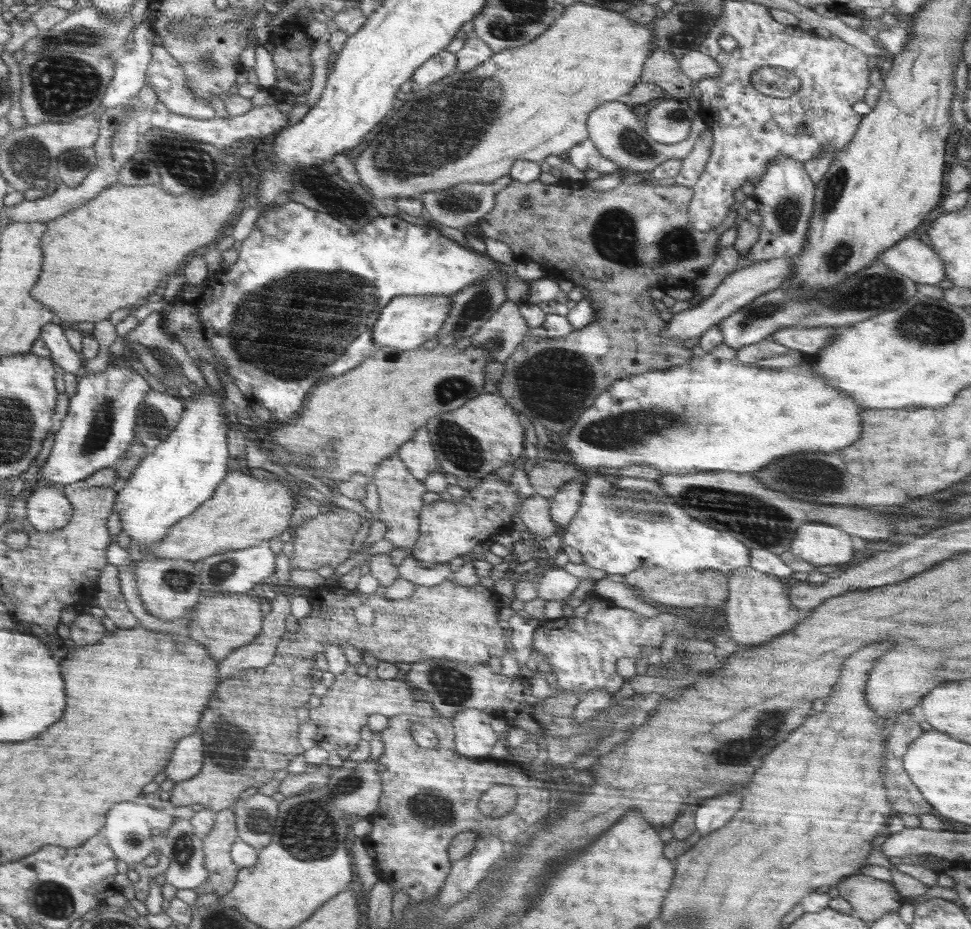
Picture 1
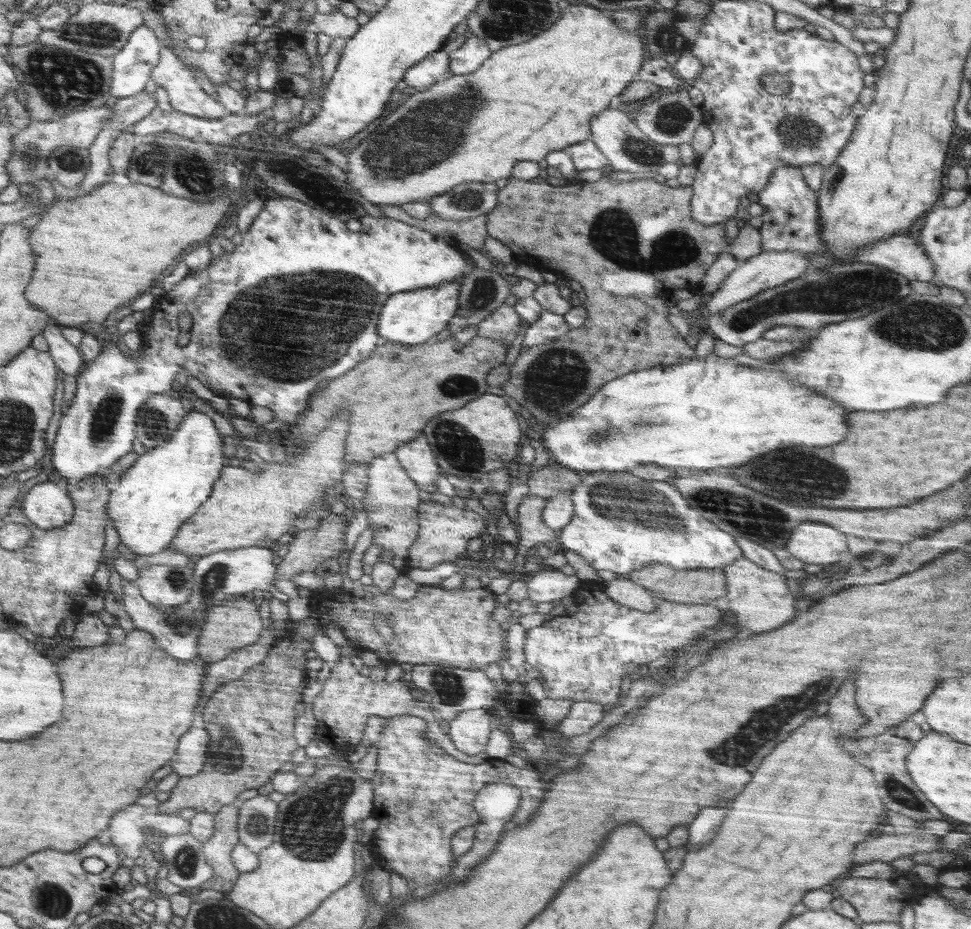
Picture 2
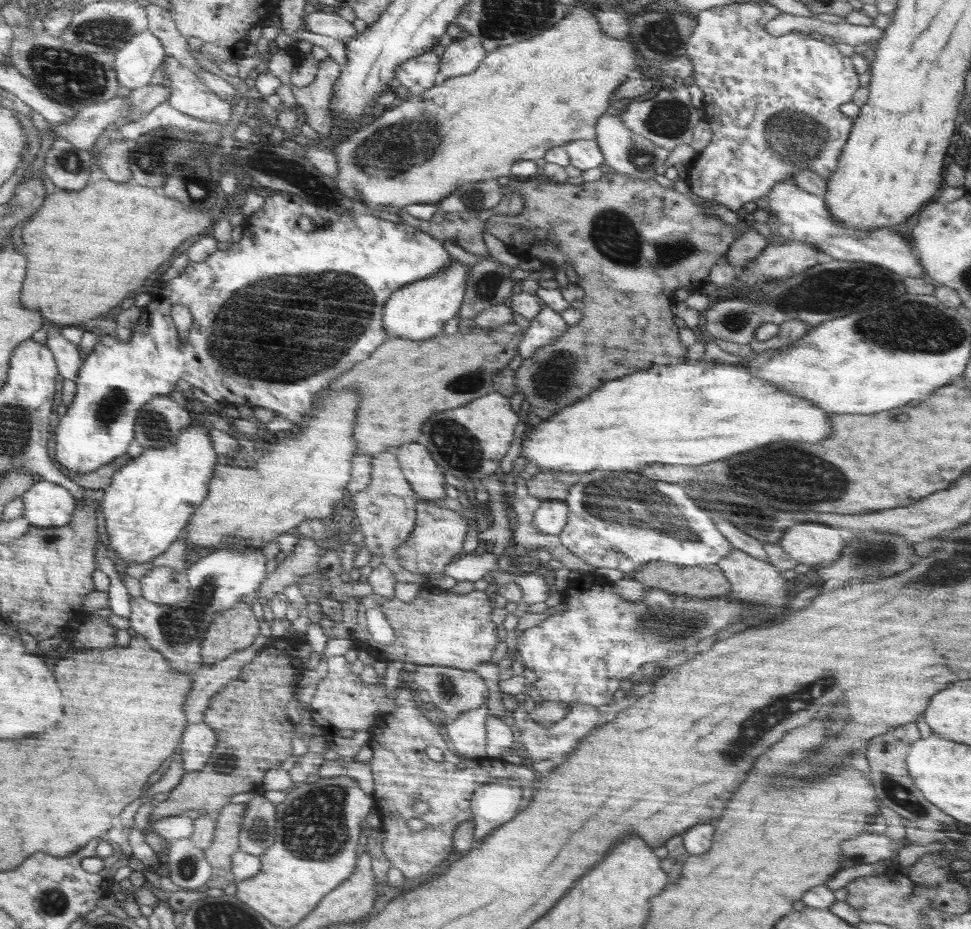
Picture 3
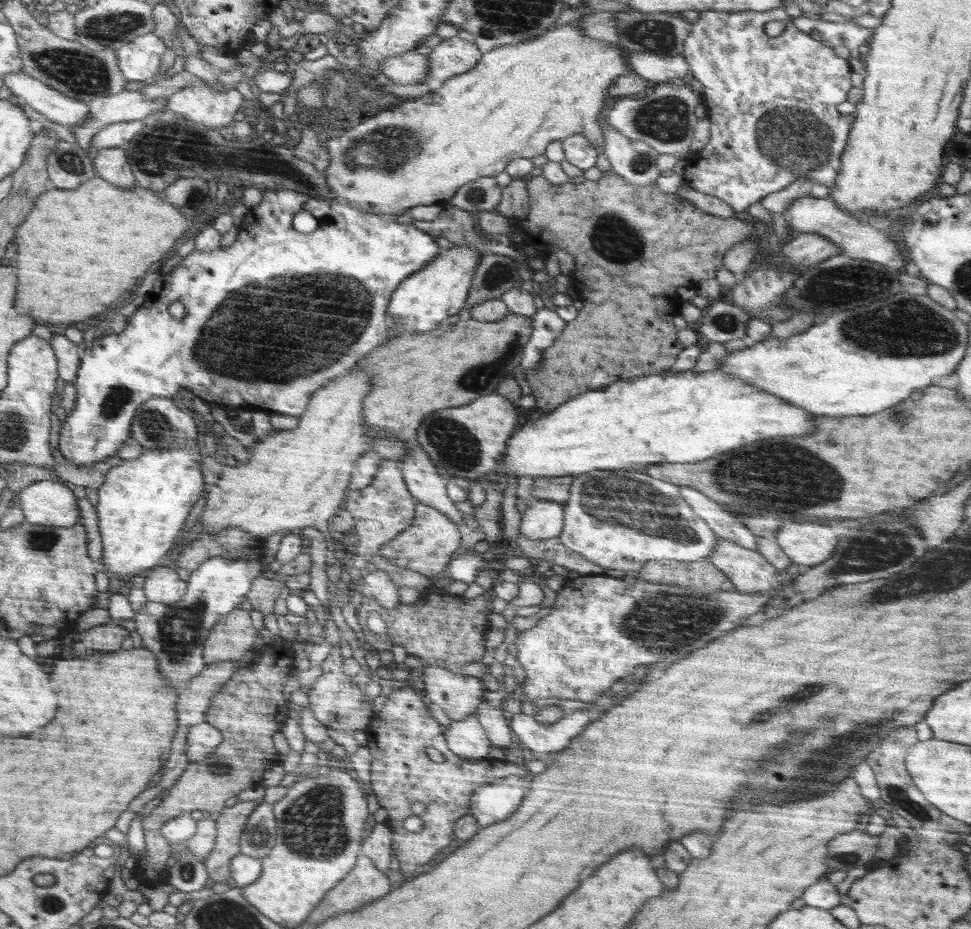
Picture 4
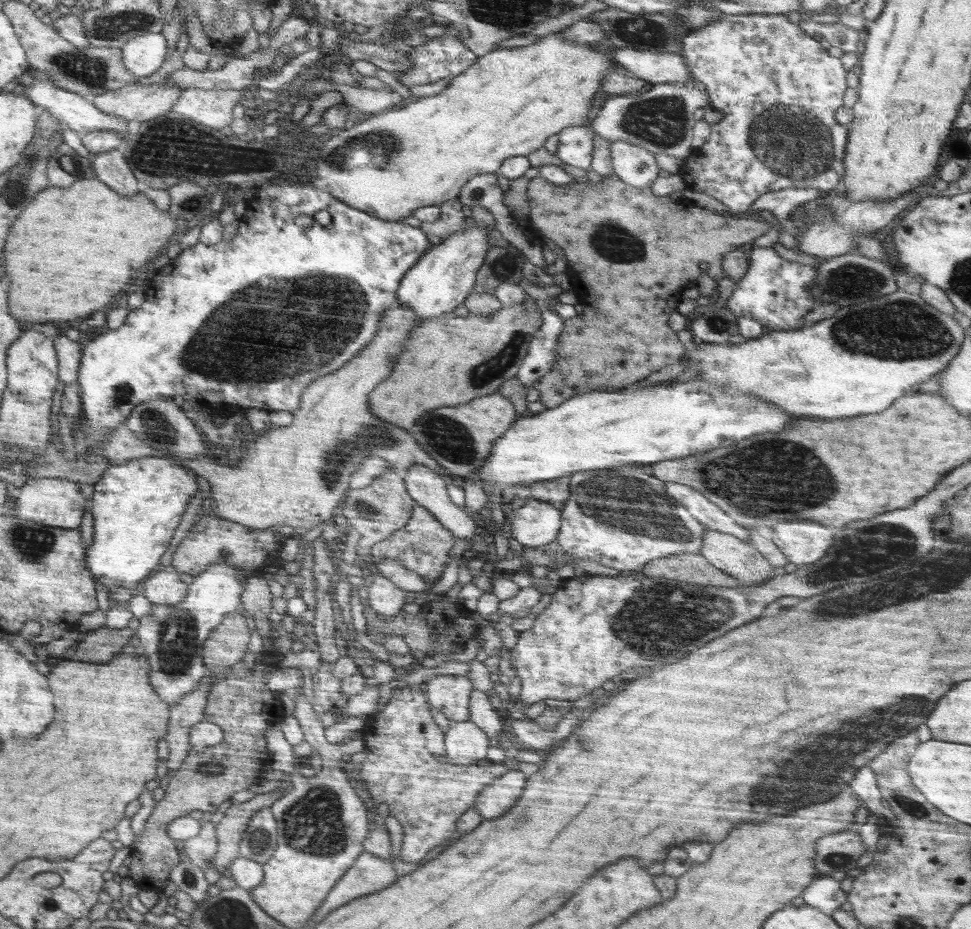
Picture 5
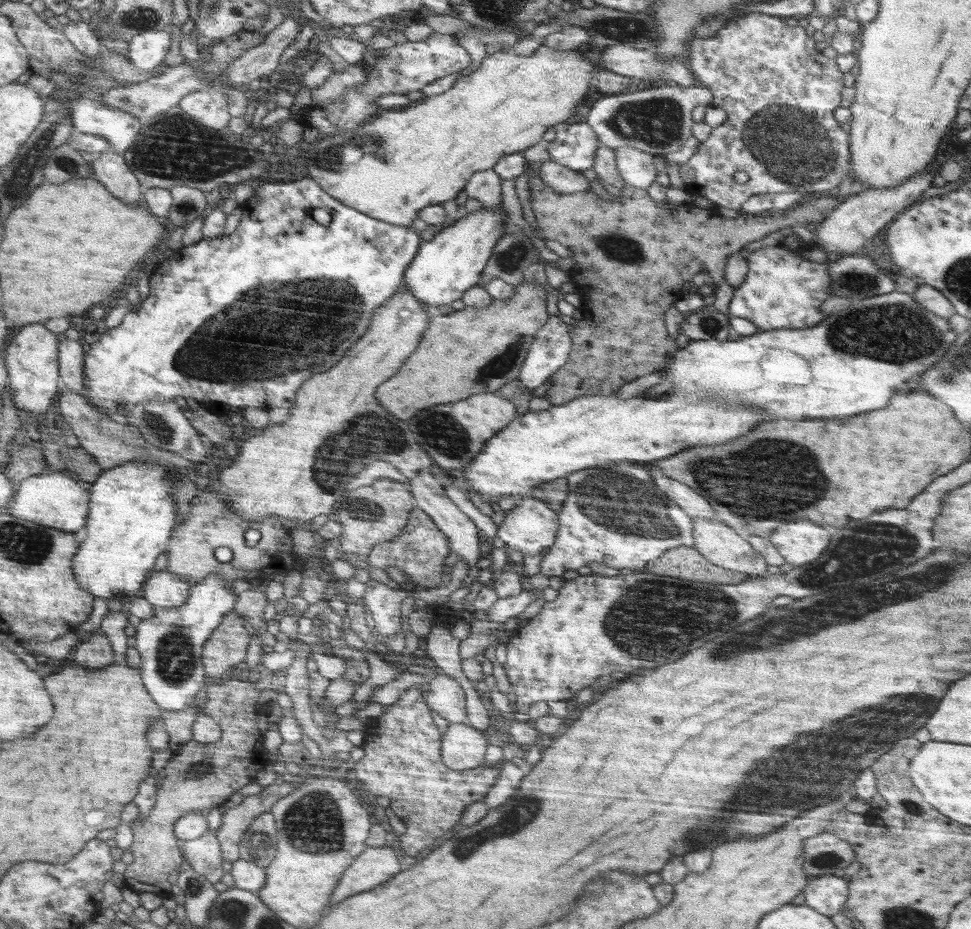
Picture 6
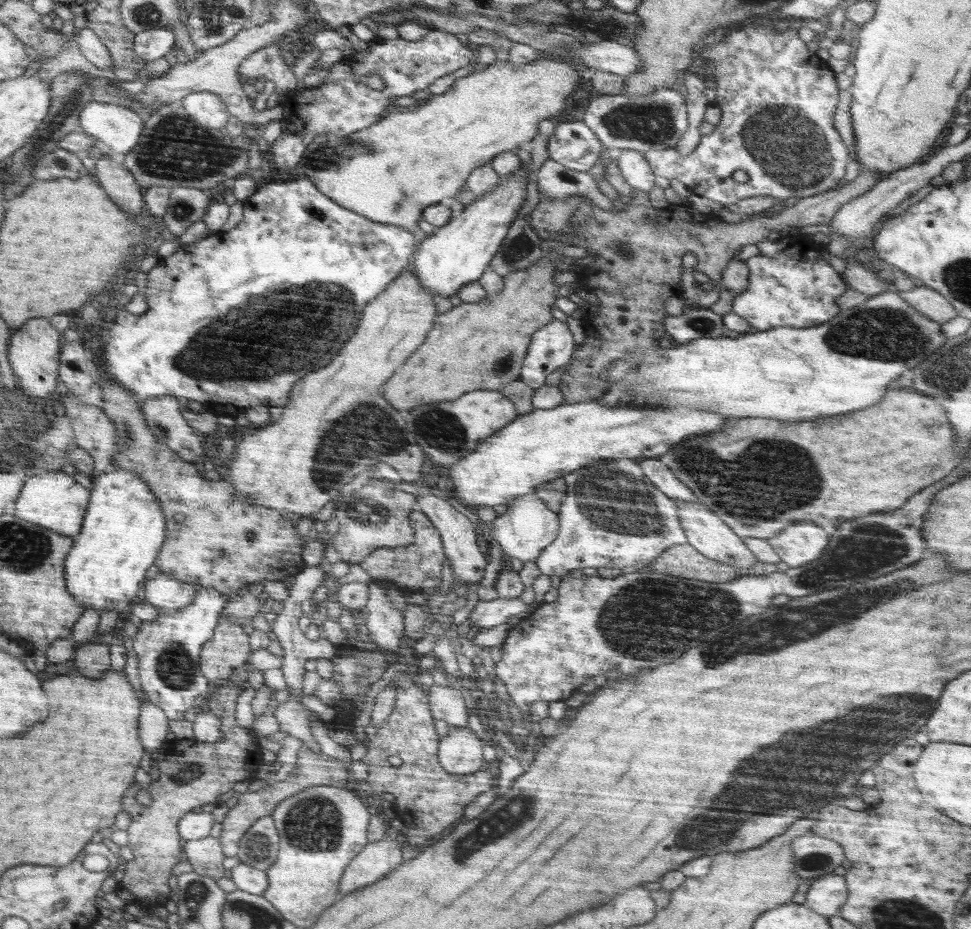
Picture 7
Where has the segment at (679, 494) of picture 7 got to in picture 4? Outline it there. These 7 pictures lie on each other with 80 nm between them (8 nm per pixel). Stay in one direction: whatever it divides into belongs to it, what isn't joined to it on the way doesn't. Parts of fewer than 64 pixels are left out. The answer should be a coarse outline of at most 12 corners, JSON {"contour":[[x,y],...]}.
{"contour":[[694,488],[679,494],[719,537],[756,551],[757,537]]}

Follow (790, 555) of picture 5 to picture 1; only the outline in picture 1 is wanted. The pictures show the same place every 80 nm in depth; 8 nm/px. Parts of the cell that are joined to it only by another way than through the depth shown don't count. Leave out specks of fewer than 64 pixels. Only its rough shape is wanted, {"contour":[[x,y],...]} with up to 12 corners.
{"contour":[[800,526],[789,552],[819,566],[848,563],[851,535]]}

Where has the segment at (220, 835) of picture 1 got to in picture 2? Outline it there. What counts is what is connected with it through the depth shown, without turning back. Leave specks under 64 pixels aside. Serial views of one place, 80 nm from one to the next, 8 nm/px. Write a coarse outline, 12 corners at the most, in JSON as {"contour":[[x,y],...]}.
{"contour":[[240,805],[213,815],[214,834],[203,844],[212,867],[210,888],[227,894],[240,878],[231,859],[238,844]]}

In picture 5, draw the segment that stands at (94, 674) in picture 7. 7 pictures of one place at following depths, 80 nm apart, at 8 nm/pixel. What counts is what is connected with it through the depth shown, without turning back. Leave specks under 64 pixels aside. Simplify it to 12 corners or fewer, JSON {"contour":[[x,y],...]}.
{"contour":[[106,627],[86,633],[69,660],[111,661],[136,630]]}

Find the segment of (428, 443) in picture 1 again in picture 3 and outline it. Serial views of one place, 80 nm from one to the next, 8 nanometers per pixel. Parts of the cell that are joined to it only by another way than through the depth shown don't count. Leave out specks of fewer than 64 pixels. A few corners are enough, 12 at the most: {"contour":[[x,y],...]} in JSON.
{"contour":[[426,446],[396,452],[418,500],[442,504],[444,476]]}

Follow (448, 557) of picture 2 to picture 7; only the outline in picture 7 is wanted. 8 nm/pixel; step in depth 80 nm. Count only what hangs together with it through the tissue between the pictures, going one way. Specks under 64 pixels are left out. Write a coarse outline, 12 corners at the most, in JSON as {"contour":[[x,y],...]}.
{"contour":[[419,509],[416,540],[378,548],[359,565],[403,594],[442,581],[441,533]]}

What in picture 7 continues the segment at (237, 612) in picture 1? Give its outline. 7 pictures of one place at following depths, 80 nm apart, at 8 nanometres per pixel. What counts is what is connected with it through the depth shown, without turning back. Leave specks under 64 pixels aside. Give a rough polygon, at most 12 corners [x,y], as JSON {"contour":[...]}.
{"contour":[[219,620],[199,659],[210,684],[250,654],[248,634]]}

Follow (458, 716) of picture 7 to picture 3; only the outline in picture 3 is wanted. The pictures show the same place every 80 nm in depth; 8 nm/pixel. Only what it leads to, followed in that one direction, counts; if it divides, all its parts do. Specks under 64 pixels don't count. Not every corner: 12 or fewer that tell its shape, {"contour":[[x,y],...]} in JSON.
{"contour":[[417,665],[406,677],[449,721],[486,703],[474,671]]}

